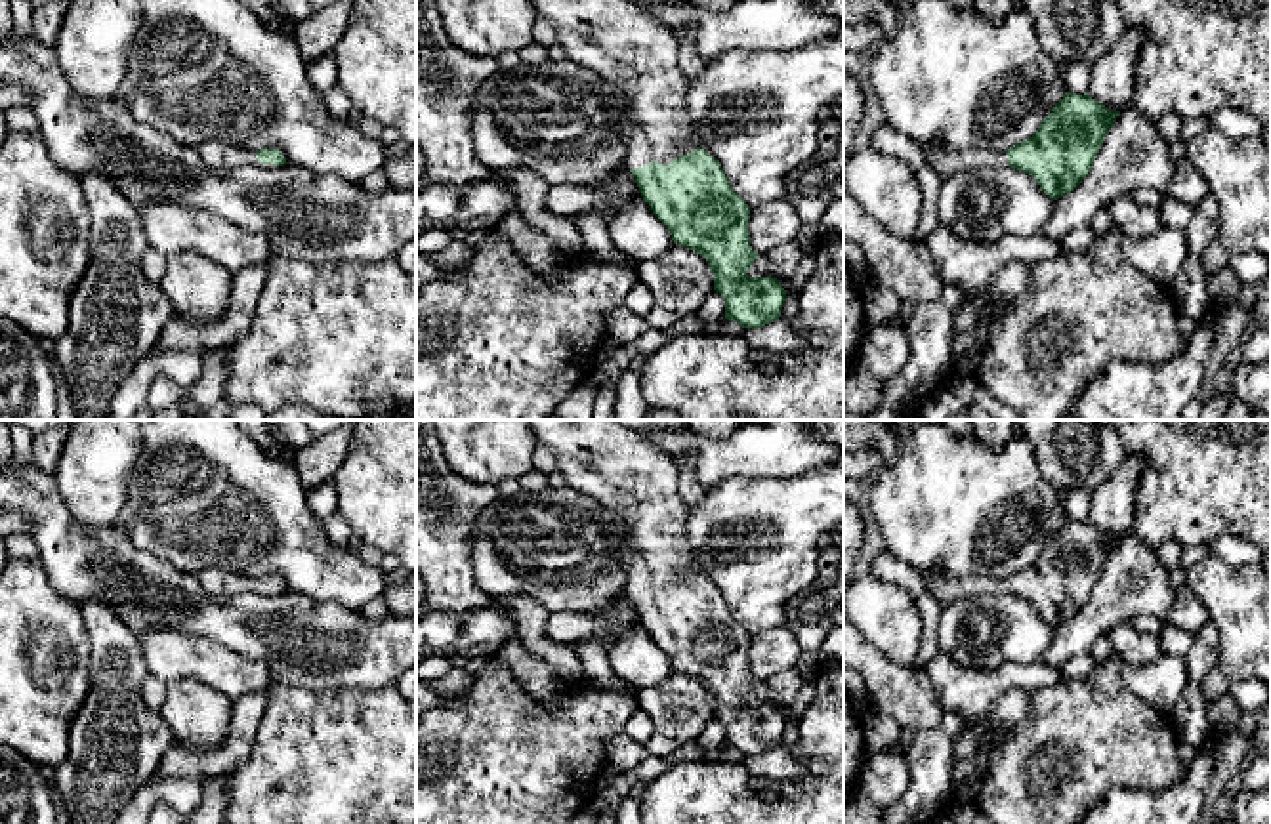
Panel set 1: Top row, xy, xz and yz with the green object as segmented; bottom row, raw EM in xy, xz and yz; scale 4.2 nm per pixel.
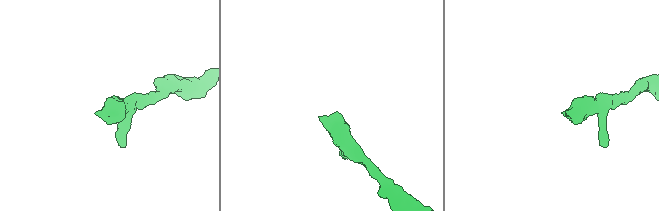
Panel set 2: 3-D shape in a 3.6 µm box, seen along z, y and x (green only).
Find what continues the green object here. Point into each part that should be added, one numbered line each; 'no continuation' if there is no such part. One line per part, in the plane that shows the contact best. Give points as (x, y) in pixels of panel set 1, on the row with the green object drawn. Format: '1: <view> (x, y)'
1: xz (621, 41)

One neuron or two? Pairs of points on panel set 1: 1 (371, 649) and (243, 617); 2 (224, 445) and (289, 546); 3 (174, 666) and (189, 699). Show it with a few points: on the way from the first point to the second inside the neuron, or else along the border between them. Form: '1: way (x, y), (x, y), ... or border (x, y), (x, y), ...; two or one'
1: way (338, 647), (308, 645), (289, 632), (275, 630); one
2: way (235, 470), (268, 502), (275, 521); one
3: border (166, 683), (195, 679), (216, 687), (224, 695); two

